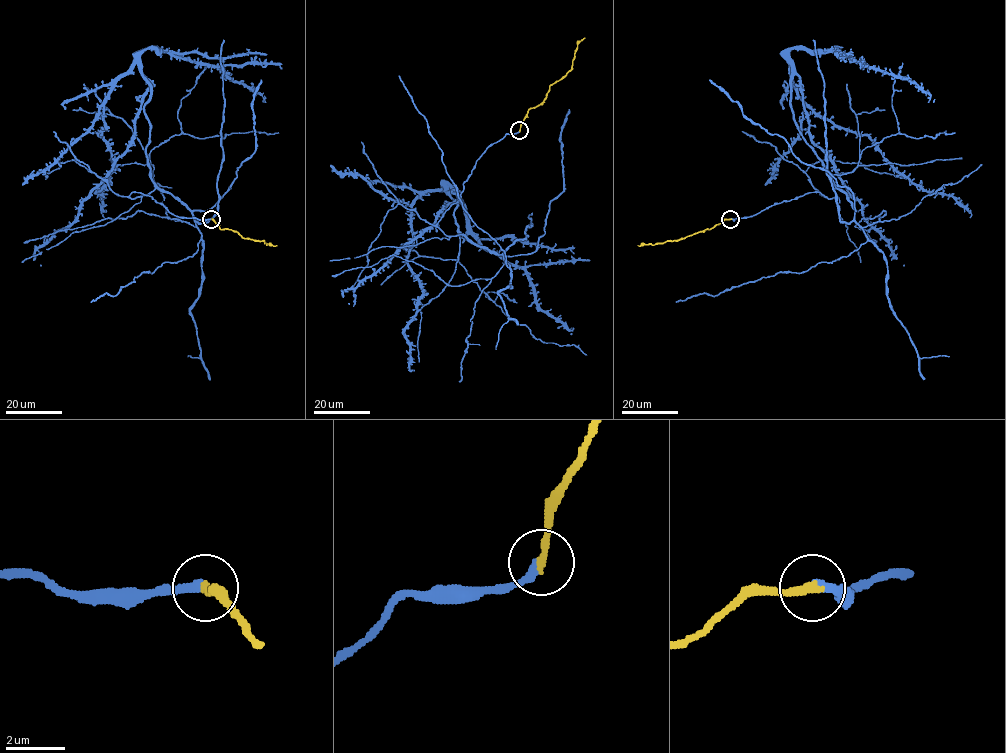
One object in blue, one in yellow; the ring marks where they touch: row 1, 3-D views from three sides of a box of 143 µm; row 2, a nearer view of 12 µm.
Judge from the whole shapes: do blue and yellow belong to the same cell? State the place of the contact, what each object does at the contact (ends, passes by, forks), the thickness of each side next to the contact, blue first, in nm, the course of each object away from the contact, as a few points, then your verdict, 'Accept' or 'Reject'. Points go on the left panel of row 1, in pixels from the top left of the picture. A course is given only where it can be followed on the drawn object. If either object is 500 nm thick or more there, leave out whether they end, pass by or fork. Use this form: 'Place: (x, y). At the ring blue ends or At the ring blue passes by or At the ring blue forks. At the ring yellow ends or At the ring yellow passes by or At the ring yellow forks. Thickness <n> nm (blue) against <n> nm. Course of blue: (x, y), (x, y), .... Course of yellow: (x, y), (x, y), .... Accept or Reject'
Place: (211, 219). At the ring blue ends. At the ring yellow ends. Thickness 320 nm (blue) against 300 nm. Course of blue: (211, 219), (129, 196), (155, 189), (150, 84), (136, 63), (104, 103), (114, 169), (96, 192), (104, 217). Course of yellow: (211, 219), (221, 229), (231, 229), (242, 237), (276, 245). Accept

